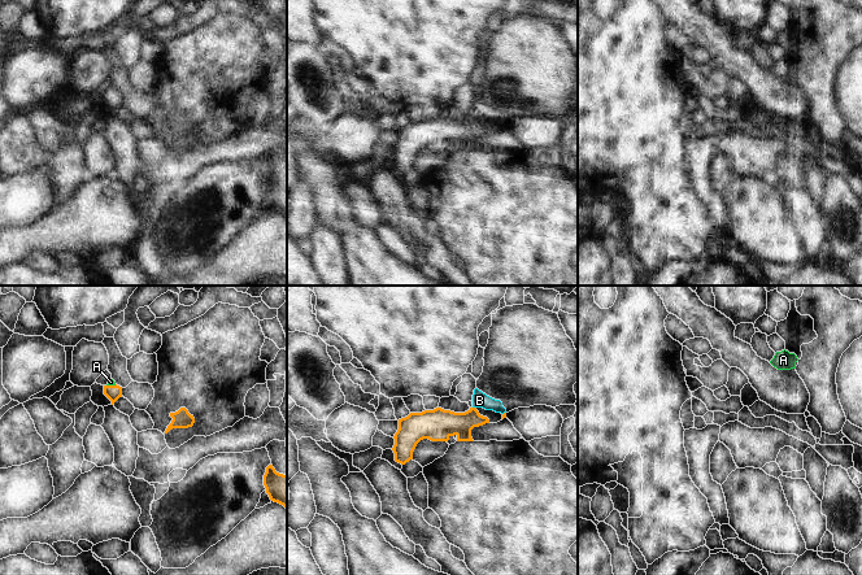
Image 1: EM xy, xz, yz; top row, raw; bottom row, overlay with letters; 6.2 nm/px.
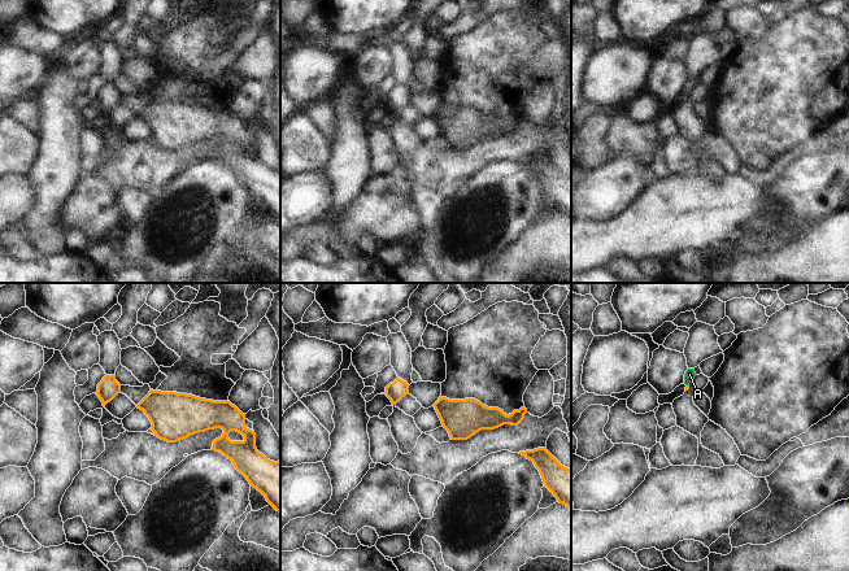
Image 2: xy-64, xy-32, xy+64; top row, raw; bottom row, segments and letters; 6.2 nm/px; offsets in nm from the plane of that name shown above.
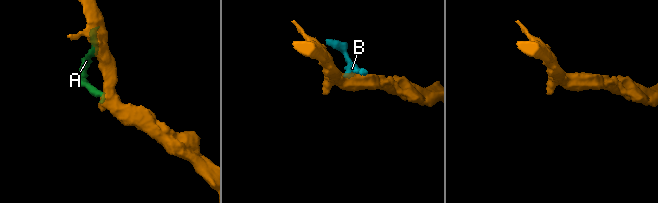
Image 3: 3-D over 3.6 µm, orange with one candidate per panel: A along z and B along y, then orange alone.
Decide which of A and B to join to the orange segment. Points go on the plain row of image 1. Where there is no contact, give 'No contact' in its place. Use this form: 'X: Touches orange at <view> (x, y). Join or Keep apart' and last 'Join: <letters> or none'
A: Touches orange at xy (110, 95). Join
B: Touches orange at xz (474, 117). Keep apart
Join: A.

